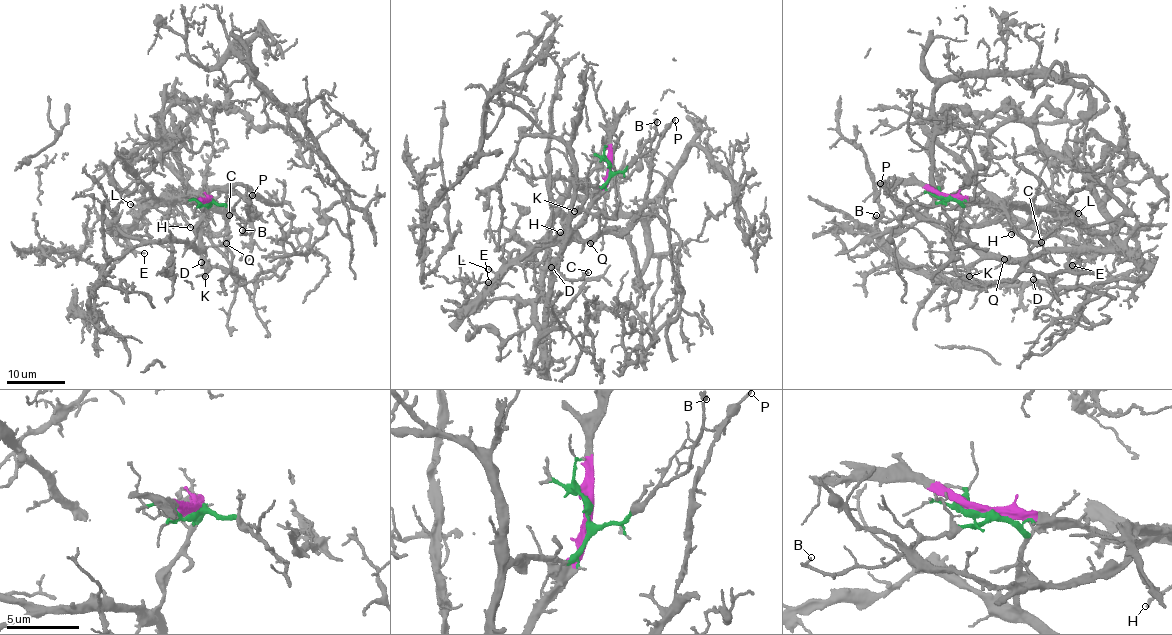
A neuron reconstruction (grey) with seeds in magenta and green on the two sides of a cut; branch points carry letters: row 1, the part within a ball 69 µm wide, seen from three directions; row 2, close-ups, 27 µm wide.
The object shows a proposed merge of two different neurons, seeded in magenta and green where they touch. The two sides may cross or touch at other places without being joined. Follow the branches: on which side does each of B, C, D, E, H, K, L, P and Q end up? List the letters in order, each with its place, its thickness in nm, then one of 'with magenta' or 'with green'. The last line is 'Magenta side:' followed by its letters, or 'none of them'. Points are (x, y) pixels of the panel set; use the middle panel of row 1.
B: at (657, 122); 240 nm thick; with green
C: at (588, 272); 90 nm thick; with green
D: at (551, 267); 130 nm thick; with green
E: at (488, 282); 130 nm thick; with magenta
H: at (560, 232); 120 nm thick; with magenta
K: at (574, 211); 200 nm thick; with green
L: at (488, 269); 150 nm thick; with magenta
P: at (675, 120); 180 nm thick; with magenta
Q: at (590, 243); 110 nm thick; with green
Magenta side: E, H, L, P

